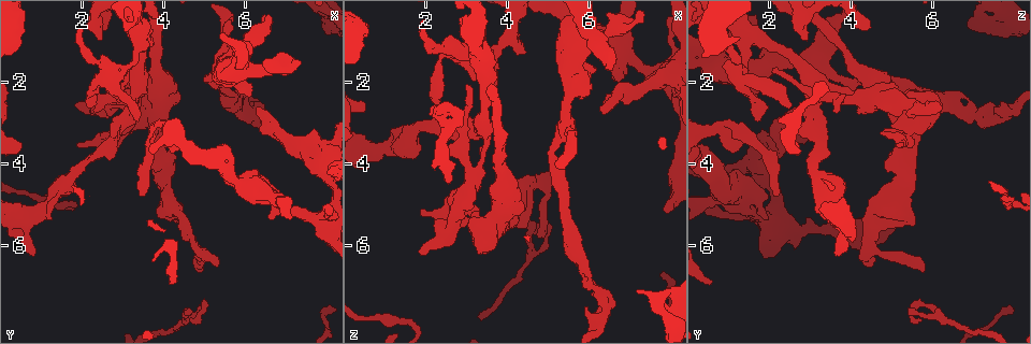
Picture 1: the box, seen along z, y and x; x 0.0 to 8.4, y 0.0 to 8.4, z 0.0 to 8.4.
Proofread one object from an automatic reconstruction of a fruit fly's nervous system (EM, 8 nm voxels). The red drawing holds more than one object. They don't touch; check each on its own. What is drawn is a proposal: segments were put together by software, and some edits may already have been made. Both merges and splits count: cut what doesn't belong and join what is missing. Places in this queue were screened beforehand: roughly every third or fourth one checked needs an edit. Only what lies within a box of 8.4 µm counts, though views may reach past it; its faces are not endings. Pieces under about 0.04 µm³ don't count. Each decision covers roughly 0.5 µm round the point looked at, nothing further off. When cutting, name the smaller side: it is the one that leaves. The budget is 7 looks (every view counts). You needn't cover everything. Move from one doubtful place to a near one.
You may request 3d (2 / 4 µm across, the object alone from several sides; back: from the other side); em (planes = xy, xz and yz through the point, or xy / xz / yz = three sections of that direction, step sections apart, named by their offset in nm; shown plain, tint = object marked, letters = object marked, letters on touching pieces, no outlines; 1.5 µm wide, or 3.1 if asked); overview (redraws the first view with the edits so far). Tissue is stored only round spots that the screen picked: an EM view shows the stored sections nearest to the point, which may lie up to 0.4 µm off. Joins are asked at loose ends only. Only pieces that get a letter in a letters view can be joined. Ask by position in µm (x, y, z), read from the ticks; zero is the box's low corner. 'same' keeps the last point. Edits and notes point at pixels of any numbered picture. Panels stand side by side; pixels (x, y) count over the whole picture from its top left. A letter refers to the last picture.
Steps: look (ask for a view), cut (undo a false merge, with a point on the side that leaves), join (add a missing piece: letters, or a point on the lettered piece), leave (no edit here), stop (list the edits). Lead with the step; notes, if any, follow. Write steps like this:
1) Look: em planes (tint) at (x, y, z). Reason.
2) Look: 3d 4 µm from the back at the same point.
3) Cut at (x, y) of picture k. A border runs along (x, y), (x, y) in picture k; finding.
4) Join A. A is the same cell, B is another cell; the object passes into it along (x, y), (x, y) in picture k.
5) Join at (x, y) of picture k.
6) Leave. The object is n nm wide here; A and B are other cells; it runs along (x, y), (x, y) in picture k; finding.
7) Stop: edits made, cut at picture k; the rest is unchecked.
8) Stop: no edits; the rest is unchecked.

Look: em planes (plain) at (6.35, 2.60, 2.70). Branch stops here.

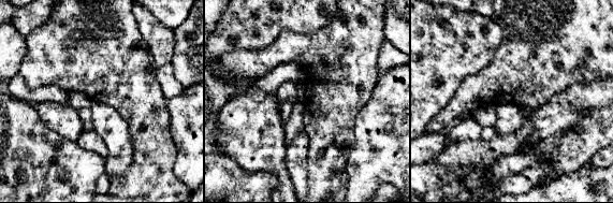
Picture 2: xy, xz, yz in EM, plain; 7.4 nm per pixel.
Look: em planes (letters) at the same point. See the neighbours.

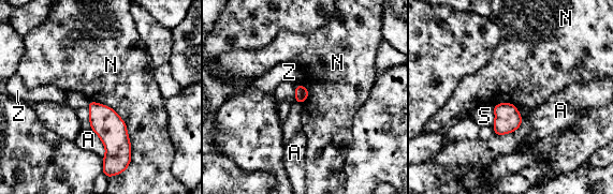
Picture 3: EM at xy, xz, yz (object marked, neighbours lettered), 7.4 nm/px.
Leave. A, N, S and Z are other cells; a border runs along (91, 100), (126, 125), (126, 169) in picture 3; no lettered piece goes on from it.

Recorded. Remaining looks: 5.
Look: 3d 2 µm from the back at (2.90, 2.50, 5.25). Three-way junction.

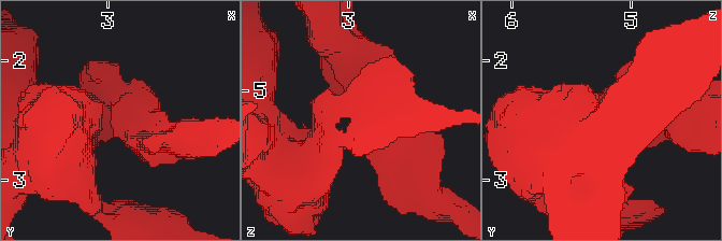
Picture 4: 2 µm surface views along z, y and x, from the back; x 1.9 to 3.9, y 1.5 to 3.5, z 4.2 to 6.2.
Look: em planes (tint) at the same point. 3 arms meet here; the arms are 260, 340, 380 nm wide.

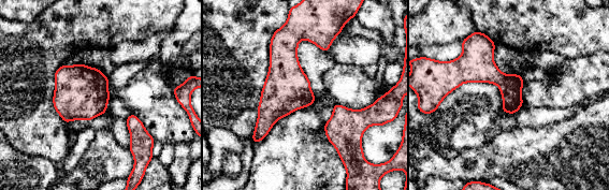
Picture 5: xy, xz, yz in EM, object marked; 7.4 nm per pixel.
Look: em planes (letters) at the same point. What lies round it.

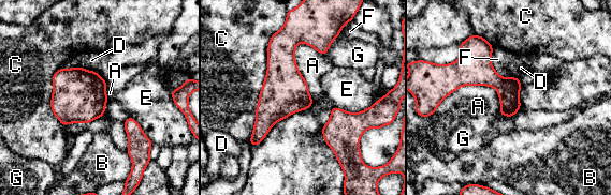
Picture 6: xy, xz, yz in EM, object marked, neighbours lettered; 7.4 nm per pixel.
Leave. A, B, C, D, E, F and G are other cells; a border runs along (500, 100), (460, 86), (435, 109) in picture 6; continuous, no second neuron.

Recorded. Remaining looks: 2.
Look: em planes (tint) at (4.85, 6.55, 5.85). Branch stops here.

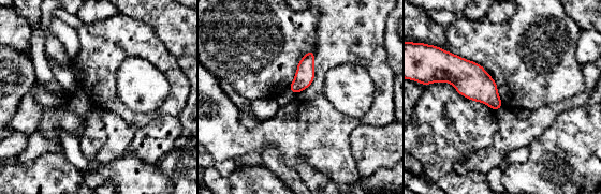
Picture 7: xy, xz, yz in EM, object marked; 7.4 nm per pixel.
Look: em planes (letters) at the same point. What lies round it.

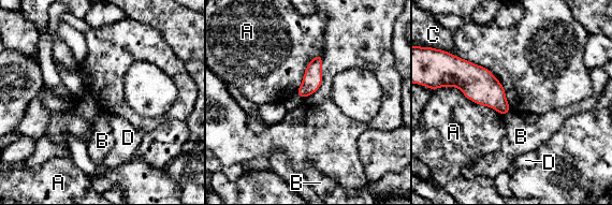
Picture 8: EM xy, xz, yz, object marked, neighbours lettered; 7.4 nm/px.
Leave. The longest contact is with A, 500 nm; A, B, C and D are other cells; none of them fits.

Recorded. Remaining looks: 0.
Stop: no edits; the rest is unchecked.

